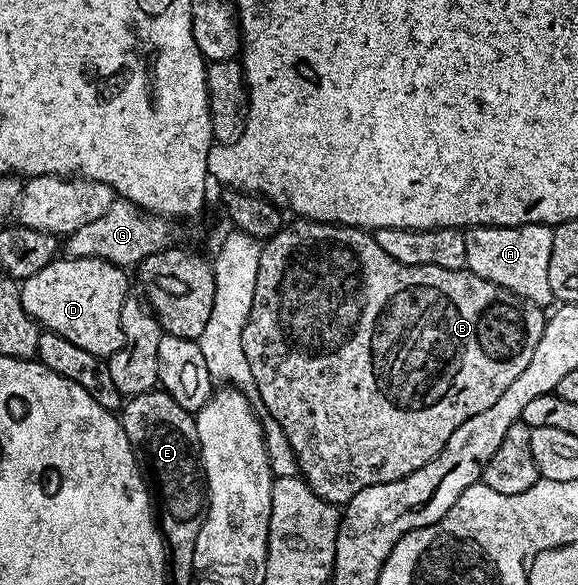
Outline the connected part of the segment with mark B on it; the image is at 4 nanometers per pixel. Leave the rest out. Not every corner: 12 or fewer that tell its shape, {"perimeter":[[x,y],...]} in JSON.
{"perimeter":[[356,226],[261,247],[243,356],[344,504],[439,456],[547,314]]}

